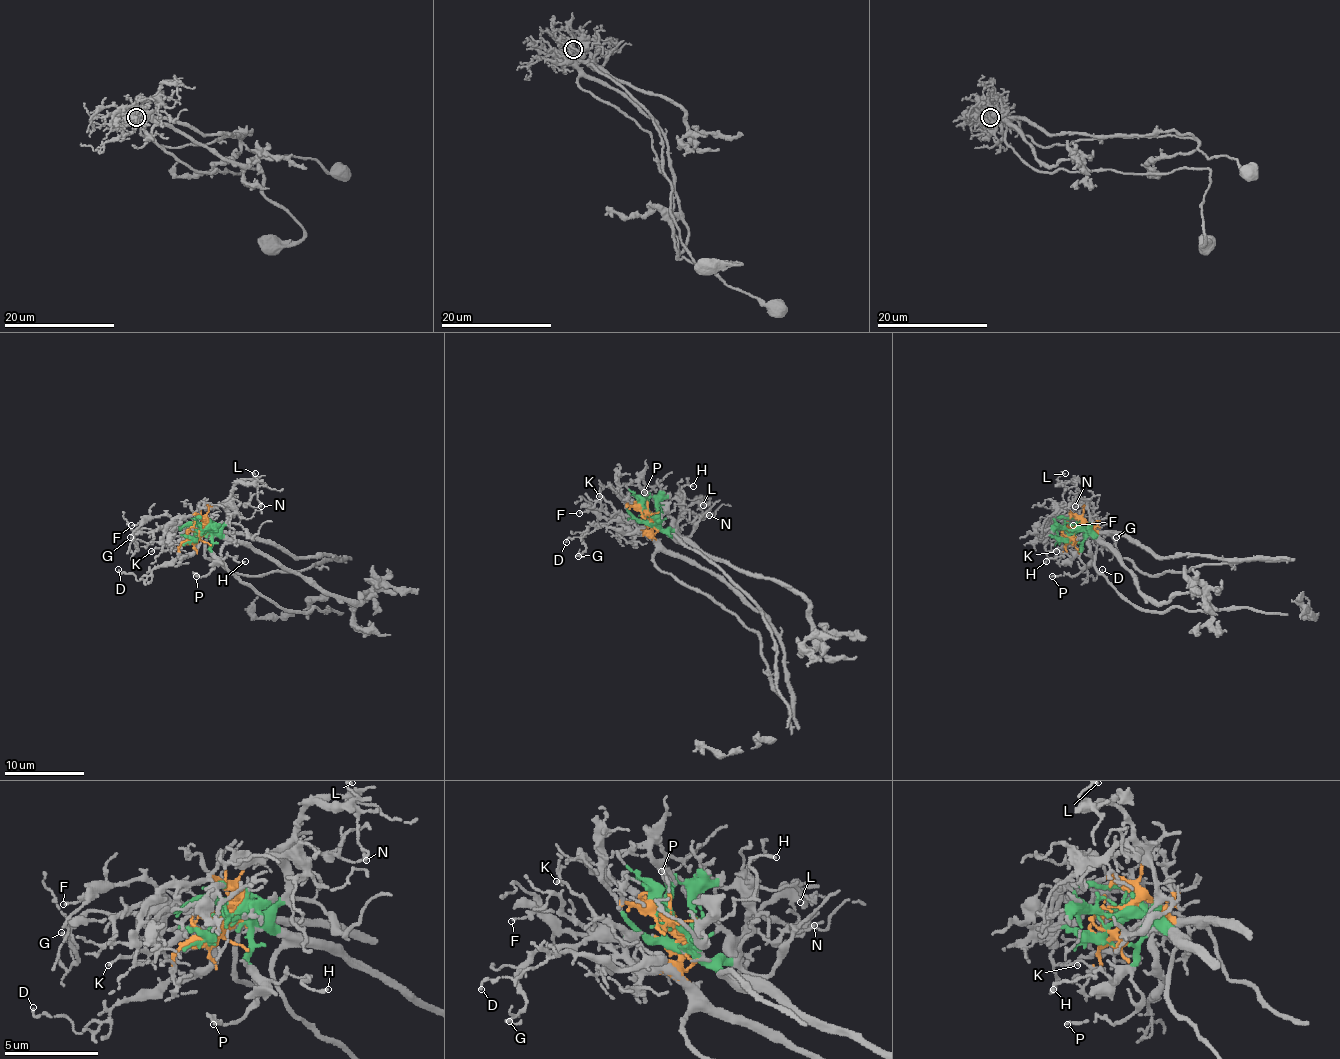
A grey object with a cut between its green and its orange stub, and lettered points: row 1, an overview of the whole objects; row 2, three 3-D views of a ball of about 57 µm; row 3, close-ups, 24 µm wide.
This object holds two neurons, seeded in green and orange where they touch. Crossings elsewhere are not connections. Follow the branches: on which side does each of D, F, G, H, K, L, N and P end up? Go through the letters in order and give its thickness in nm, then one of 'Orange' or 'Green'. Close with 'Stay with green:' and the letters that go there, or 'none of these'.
D: Thickness 110 nm. Orange
F: Thickness 100 nm. Orange
G: Thickness 100 nm. Orange
H: Thickness 140 nm. Green
K: Thickness 120 nm. Orange
L: Thickness 130 nm. Green
N: Thickness 90 nm. Green
P: Thickness 120 nm. Green
Stay with green: H, L, N, P

